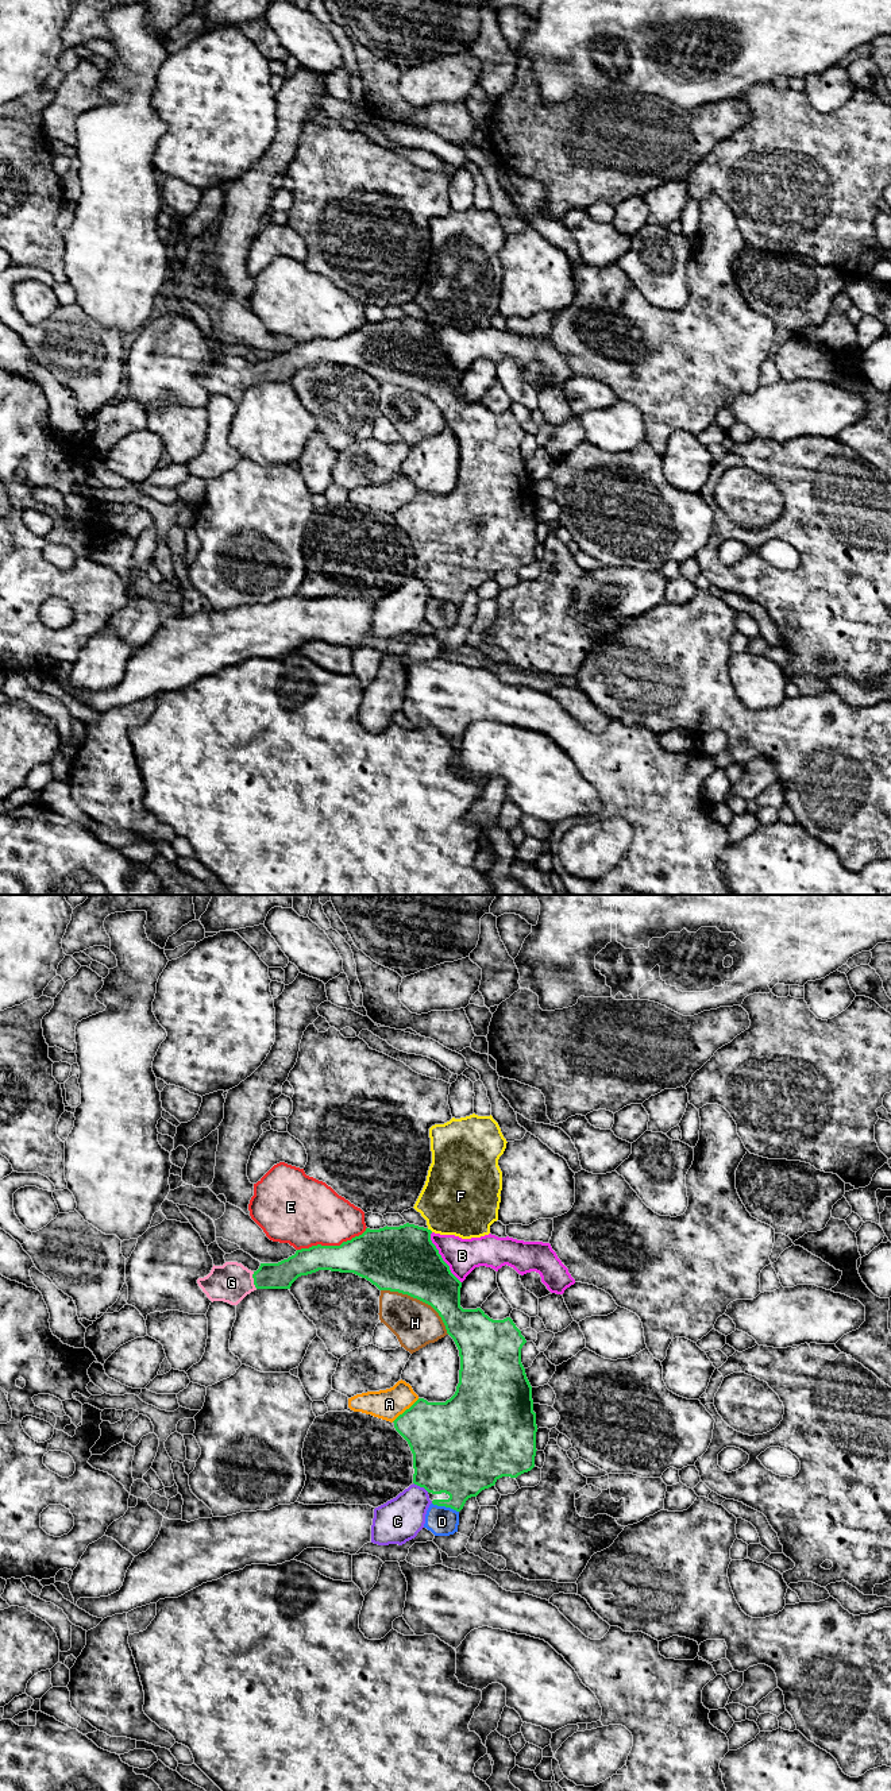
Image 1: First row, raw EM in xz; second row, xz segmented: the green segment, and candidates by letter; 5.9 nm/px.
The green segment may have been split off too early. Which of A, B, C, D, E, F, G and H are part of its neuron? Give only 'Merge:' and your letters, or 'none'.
Merge: G

